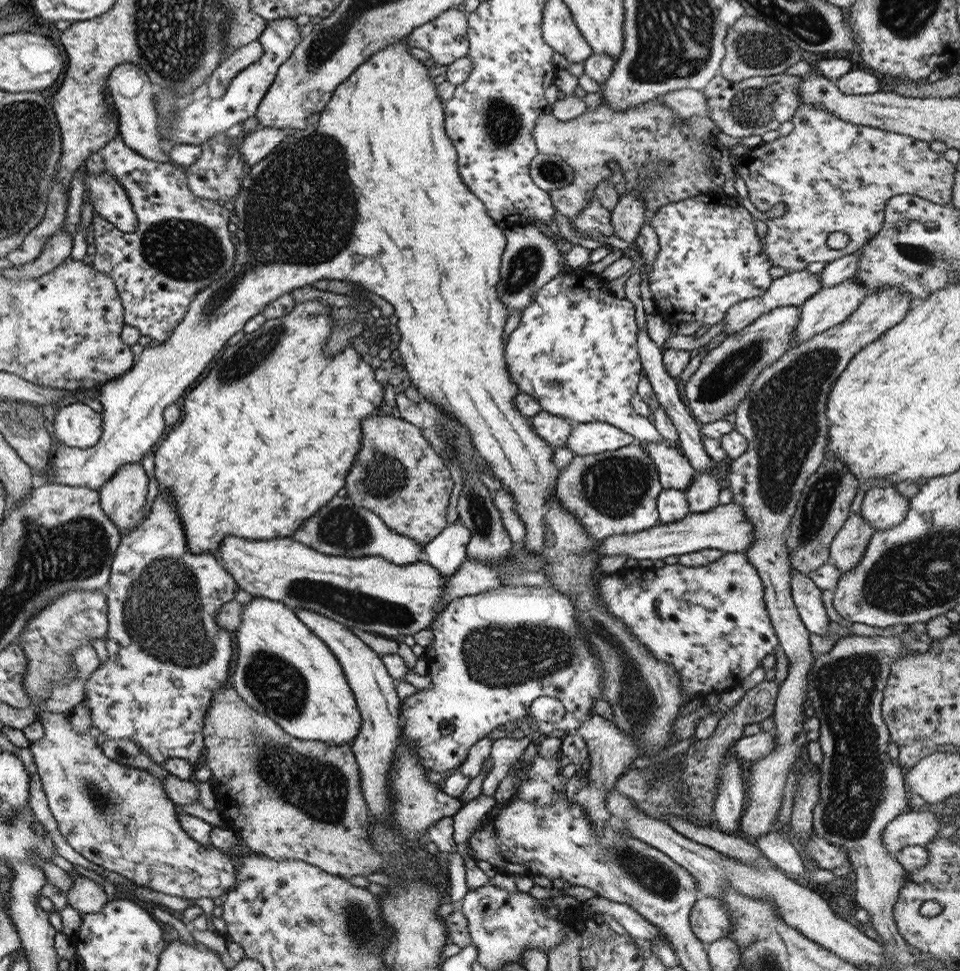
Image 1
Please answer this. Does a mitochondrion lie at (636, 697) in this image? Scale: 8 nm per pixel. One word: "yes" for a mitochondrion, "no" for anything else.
yes

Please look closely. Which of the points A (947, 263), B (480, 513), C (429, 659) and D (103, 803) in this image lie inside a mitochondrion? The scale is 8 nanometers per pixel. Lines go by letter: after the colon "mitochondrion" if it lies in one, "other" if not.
A: mitochondrion
B: mitochondrion
C: other
D: mitochondrion

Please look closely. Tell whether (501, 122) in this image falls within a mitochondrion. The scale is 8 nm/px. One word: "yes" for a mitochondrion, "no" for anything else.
yes

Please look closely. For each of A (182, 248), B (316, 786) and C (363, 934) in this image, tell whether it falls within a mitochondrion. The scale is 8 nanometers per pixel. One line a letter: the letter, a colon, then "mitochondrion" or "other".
A: mitochondrion
B: mitochondrion
C: mitochondrion

